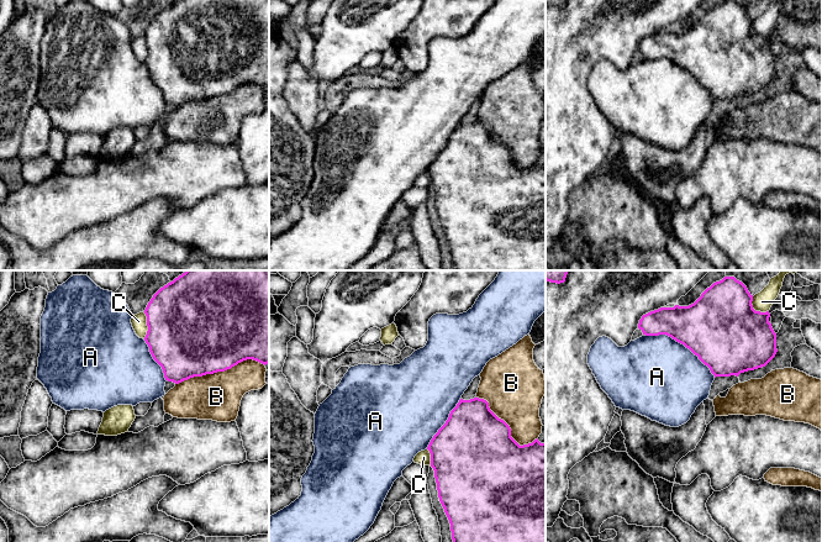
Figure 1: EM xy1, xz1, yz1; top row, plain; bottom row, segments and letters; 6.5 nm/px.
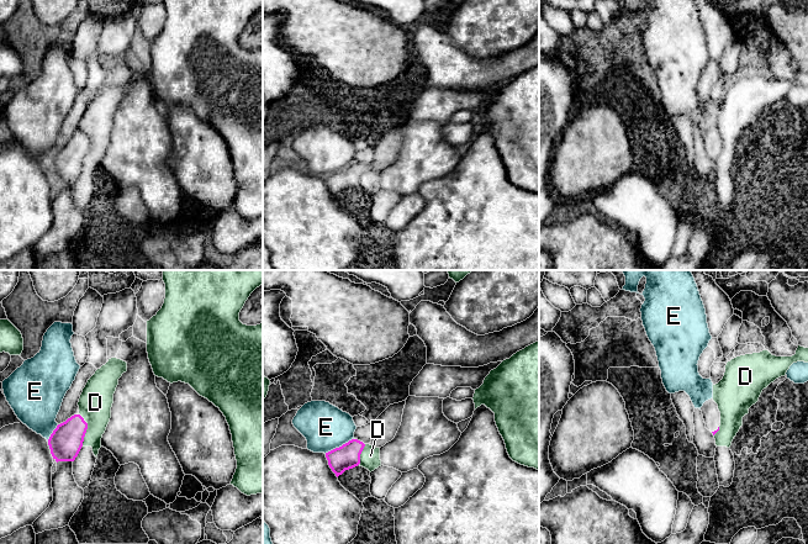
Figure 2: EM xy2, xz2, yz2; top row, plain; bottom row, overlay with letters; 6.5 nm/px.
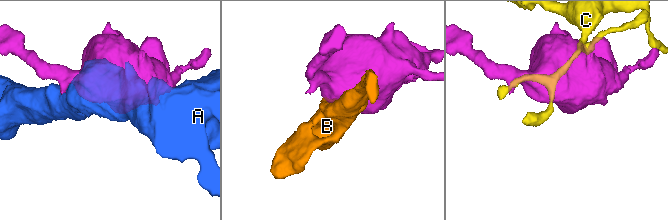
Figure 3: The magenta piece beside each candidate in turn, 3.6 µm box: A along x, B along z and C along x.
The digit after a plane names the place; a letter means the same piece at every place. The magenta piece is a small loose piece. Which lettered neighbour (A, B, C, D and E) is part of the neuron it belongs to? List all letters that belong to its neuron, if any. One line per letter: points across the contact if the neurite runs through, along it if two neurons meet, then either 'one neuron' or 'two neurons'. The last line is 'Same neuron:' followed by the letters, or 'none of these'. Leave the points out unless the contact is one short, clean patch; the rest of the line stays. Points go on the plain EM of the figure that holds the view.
A: two neurons
B: two neurons
C: two neurons
D: two neurons
E: two neurons
Same neuron: none of these

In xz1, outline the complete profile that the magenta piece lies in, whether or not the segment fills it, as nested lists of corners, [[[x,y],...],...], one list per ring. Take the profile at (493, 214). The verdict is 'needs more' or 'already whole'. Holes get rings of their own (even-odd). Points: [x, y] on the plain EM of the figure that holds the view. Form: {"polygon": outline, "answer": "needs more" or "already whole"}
{"polygon": [[[460,122],[450,135],[446,147],[431,163],[427,173],[431,177],[431,190],[434,194],[438,221],[450,247],[454,270],[546,270],[546,167],[534,163],[532,167],[520,169],[511,161],[510,149],[499,142],[484,122]]], "answer": "already whole"}

